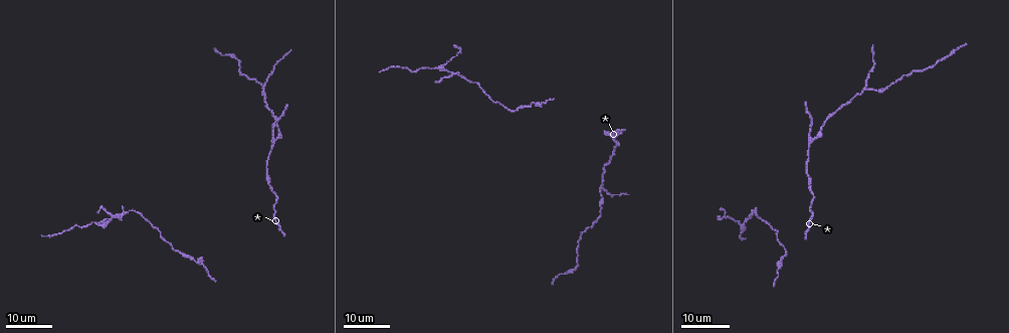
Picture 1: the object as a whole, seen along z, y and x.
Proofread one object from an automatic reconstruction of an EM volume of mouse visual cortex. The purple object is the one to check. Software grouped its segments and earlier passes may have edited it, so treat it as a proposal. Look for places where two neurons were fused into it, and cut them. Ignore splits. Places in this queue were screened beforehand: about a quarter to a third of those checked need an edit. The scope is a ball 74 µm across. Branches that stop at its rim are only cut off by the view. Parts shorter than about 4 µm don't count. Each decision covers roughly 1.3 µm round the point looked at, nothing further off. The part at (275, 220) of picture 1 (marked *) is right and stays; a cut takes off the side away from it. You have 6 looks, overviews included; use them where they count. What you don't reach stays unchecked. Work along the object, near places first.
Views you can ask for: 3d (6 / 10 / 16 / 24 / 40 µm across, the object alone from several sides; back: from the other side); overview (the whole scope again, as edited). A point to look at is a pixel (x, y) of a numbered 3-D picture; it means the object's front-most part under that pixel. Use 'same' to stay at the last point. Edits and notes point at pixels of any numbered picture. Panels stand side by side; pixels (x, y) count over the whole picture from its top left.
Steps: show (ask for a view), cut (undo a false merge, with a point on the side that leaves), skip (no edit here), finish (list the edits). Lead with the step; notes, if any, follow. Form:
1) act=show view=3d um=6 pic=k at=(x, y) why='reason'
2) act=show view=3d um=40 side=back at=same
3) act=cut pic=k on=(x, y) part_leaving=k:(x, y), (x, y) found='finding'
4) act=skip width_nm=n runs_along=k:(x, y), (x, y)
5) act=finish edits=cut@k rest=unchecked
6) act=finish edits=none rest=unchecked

act=show view=3d um=16 pic=1 at=(540, 104) why='three arms meet'

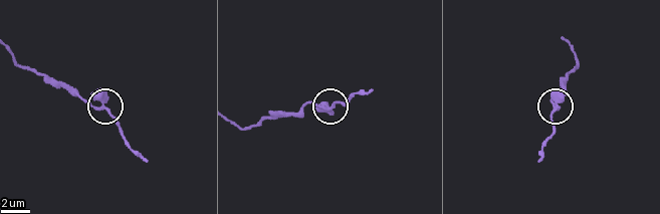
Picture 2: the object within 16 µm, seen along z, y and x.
act=show view=3d um=6 pic=2 at=(556, 108) why='zoom in'

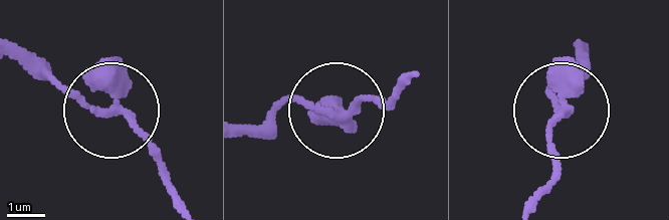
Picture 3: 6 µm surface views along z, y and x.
act=skip found='one neuron here'

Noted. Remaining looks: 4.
act=show view=3d um=16 pic=1 at=(867, 88) why='three-way junction'

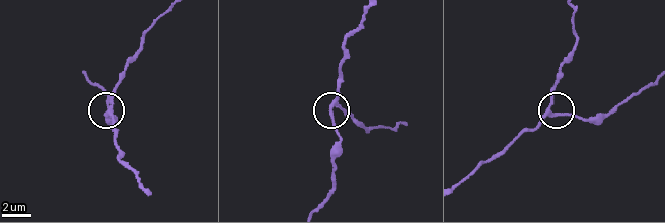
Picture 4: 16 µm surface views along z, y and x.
act=show view=3d um=10 pic=4 at=(549, 111) why='zoom in'

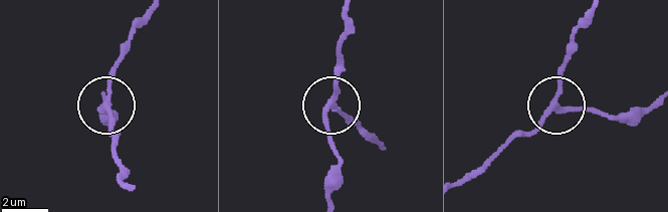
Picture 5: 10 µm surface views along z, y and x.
act=show view=3d um=10 side=back pic=5 at=(555, 105)

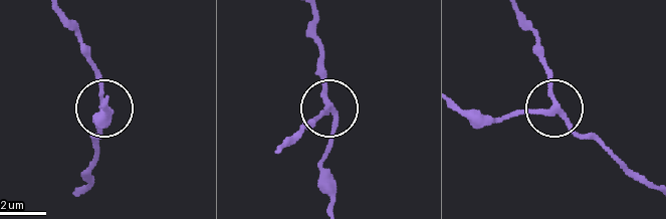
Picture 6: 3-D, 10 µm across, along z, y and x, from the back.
act=skip width_nm=220 runs_along=6:(650, 183), (633, 178), (559, 115), (552, 73), (540, 47) found='one neuron here'

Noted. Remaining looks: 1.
act=finish edits=none rest=unchecked

